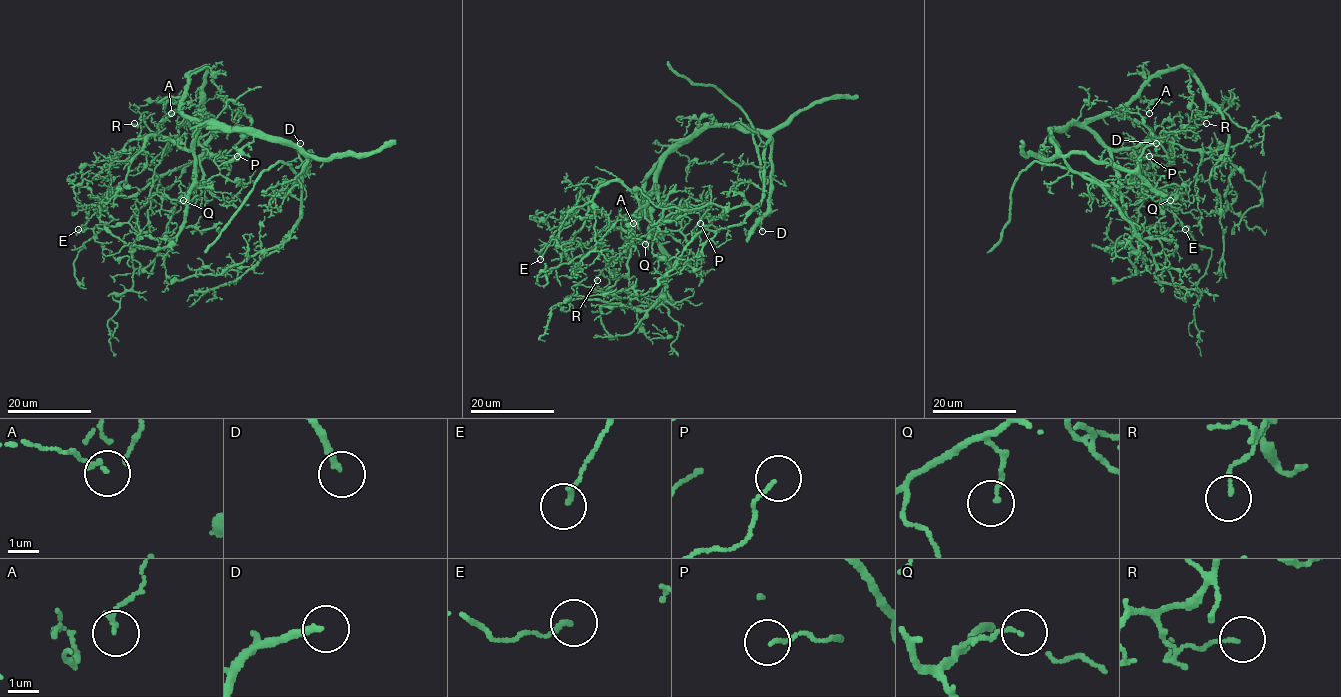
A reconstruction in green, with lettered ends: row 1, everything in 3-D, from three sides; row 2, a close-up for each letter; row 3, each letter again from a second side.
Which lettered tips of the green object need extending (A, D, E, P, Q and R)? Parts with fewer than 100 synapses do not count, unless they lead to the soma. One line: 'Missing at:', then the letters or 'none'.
Missing at: D

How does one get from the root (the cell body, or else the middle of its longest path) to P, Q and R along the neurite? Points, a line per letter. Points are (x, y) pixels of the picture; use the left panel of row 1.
P: (190, 116), (181, 115), (203, 147), (214, 154), (237, 156)
Q: (190, 116), (197, 125), (194, 182), (201, 194), (188, 204), (183, 200)
R: (190, 116), (197, 125), (190, 148), (158, 135), (140, 139), (150, 130), (144, 120), (134, 123)

